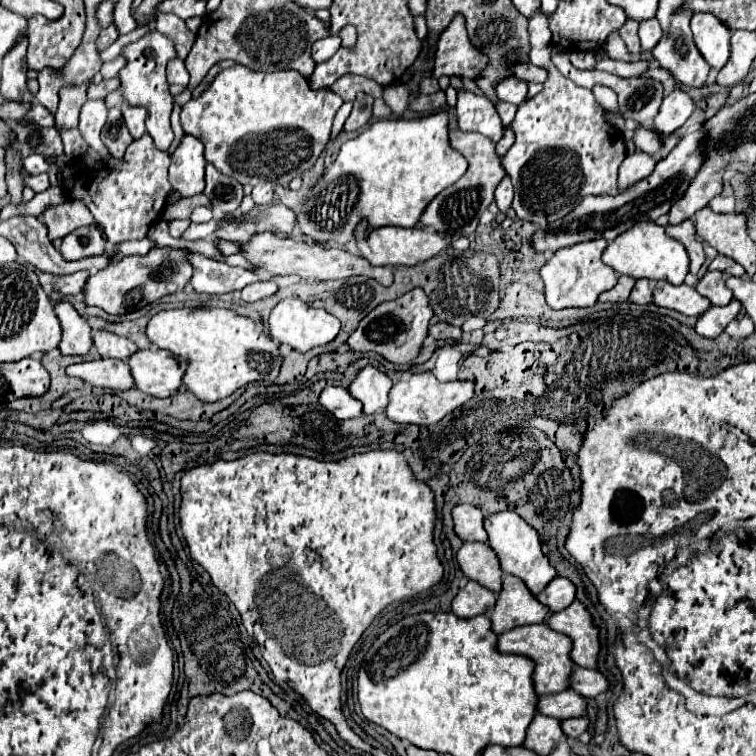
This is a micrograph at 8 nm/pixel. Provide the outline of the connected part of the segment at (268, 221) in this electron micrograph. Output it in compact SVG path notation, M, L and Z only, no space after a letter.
M274 205L264 209L258 215L246 215L244 219L252 219L258 223L258 231L278 231L292 235L296 227L296 213L284 205Z

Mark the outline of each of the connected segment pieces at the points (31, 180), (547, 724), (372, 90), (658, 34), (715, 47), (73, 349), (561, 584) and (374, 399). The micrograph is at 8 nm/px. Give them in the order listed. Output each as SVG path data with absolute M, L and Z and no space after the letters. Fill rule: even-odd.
M24 169L20 171L20 175L22 175L22 179L24 179L24 185L26 187L30 187L34 193L40 193L40 191L44 191L50 186L50 182L48 180L48 176L46 173L36 175L28 175Z
M536 713L530 727L528 727L524 747L532 749L538 755L548 755L558 745L560 737L562 737L560 721L554 719L554 717Z
M346 73L346 75L342 75L330 89L332 89L336 95L340 95L344 101L354 101L356 93L360 93L360 91L364 91L364 93L368 93L368 95L372 95L372 97L382 97L382 89L384 89L384 87L378 85L376 81L366 79L366 77Z
M656 17L652 19L646 19L646 21L640 21L640 29L638 29L638 35L640 35L640 43L642 43L642 49L644 51L650 51L658 41L662 38L662 29Z
M694 13L690 21L694 43L706 63L714 69L722 69L730 57L732 31L714 13Z
M58 301L54 305L54 313L62 325L62 339L58 345L62 355L86 355L92 345L86 319L80 317L68 301Z
M556 577L542 593L538 593L536 599L546 607L550 607L552 611L562 611L576 601L576 587L570 579Z
M366 365L358 377L354 379L354 383L350 385L350 395L354 395L358 401L362 401L364 405L364 413L374 413L378 409L386 409L388 405L388 393L390 393L392 381L386 373L382 373L380 369L376 369L374 365ZM382 397L386 397L384 407L382 407Z

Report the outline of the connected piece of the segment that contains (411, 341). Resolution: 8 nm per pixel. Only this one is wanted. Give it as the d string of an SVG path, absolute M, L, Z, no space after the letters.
M416 287L402 297L394 301L380 303L376 309L372 309L356 327L356 331L350 335L348 345L358 353L378 353L384 359L392 363L410 363L422 349L422 343L428 335L428 323L432 319L434 311L430 305L428 295L422 287Z

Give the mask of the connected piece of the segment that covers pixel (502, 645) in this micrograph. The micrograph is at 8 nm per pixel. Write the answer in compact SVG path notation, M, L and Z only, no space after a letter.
M546 623L514 627L506 633L502 633L498 639L498 649L504 653L526 655L536 663L532 679L534 679L534 687L536 687L538 695L552 695L552 693L560 693L560 691L570 689L570 675L572 675L572 667L574 667L574 661L570 657L572 639L562 633L556 633Z

